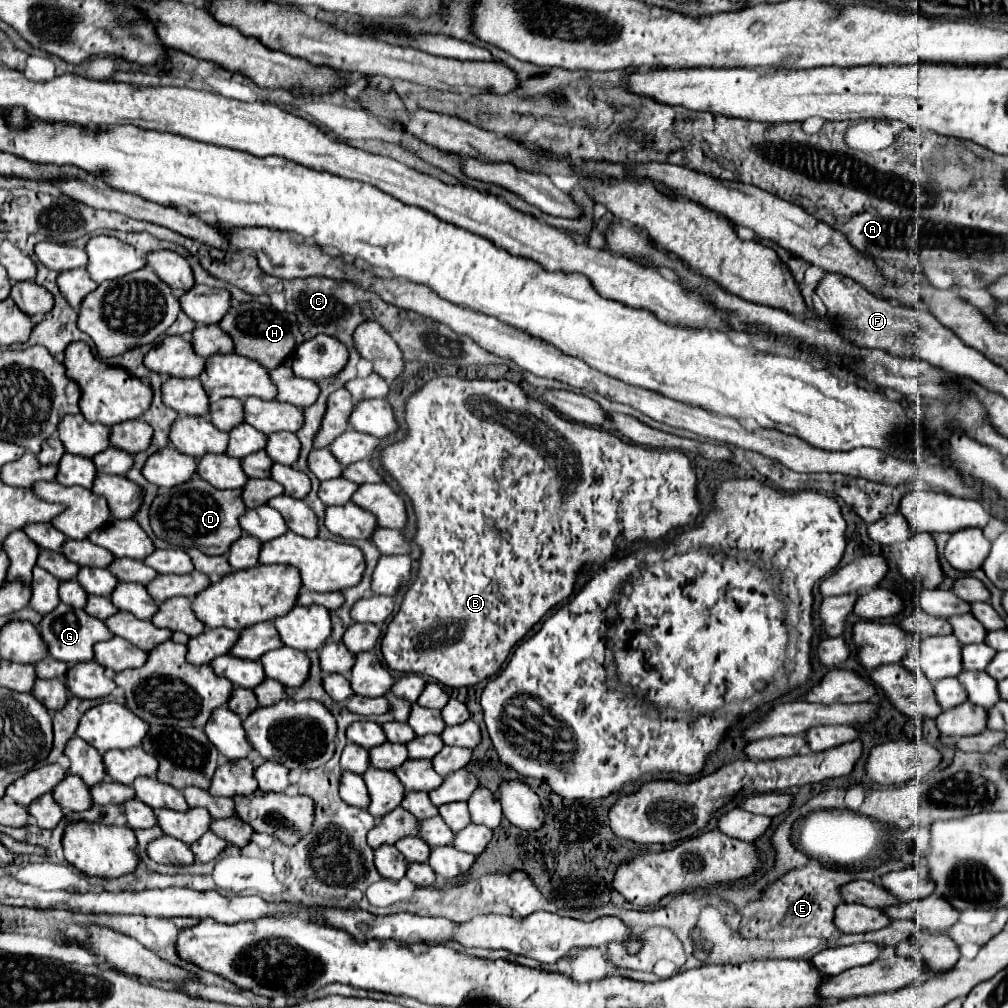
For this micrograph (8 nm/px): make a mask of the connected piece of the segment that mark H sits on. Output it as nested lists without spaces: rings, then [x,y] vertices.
[[[234,302],[232,310],[222,318],[220,328],[232,336],[236,354],[260,362],[266,370],[278,368],[290,358],[294,348],[306,340],[294,314],[278,312],[274,306],[264,306],[260,302]]]

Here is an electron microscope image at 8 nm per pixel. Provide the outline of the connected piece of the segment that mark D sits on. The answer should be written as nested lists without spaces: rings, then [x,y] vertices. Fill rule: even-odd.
[[[192,478],[180,486],[160,490],[150,508],[150,524],[154,534],[172,546],[192,546],[208,556],[222,556],[244,534],[238,522],[244,512],[240,490],[218,490],[202,478]]]

